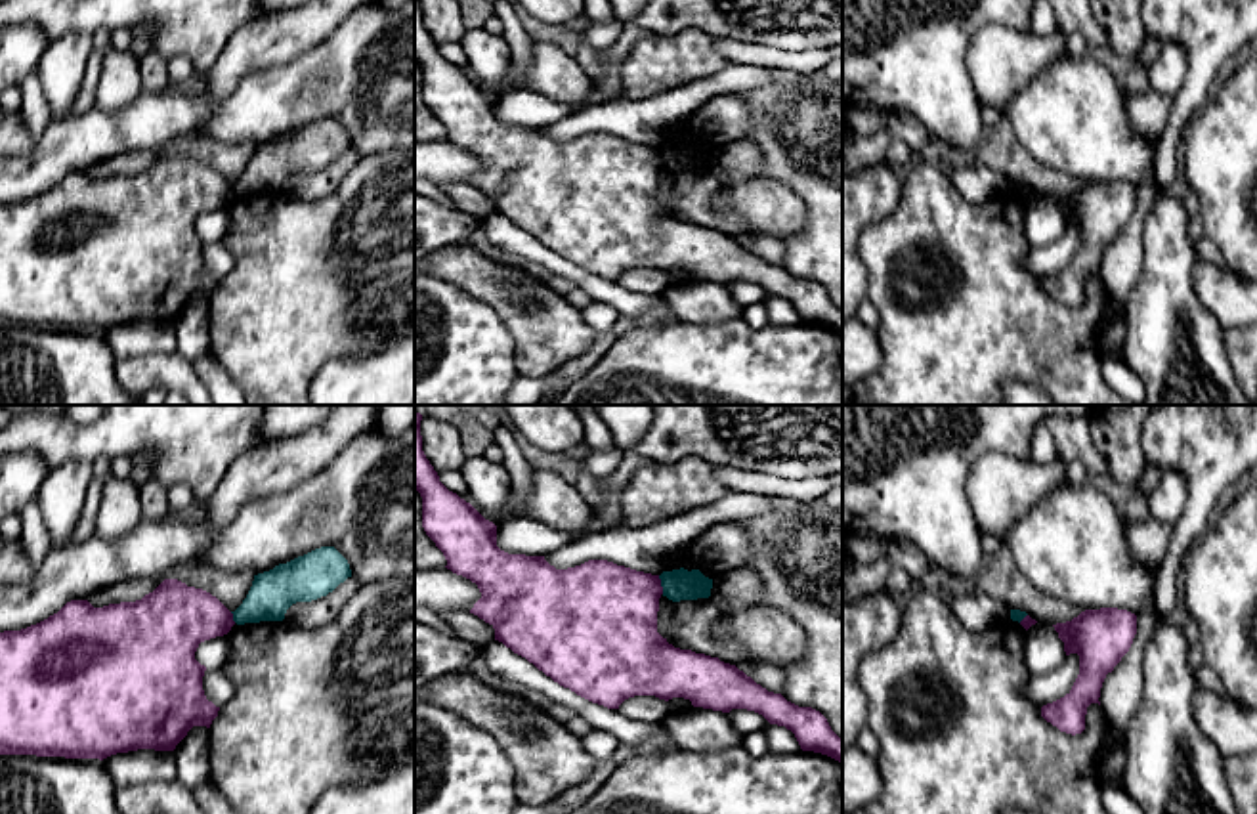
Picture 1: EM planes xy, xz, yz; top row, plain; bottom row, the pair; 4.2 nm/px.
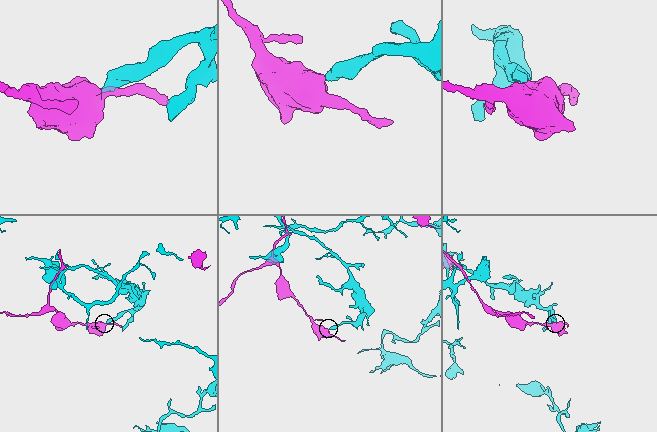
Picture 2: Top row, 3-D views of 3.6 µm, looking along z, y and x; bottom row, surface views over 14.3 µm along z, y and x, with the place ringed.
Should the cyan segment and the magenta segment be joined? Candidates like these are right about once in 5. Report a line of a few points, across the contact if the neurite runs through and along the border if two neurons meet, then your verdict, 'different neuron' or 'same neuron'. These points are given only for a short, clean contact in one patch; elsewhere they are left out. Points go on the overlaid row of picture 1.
xz (658, 576), (663, 593) | different neuron

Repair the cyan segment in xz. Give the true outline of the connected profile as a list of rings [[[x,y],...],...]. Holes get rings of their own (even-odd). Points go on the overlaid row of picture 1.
[[[672,569],[659,575],[663,596],[672,602],[709,598],[713,579],[705,577],[699,569]]]

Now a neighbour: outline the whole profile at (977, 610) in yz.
[[[978,589],[948,598],[948,602],[959,621],[974,632],[1011,619],[1011,610],[1001,600]]]

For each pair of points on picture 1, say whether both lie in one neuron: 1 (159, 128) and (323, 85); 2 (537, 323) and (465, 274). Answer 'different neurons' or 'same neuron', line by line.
1: same neuron
2: same neuron

